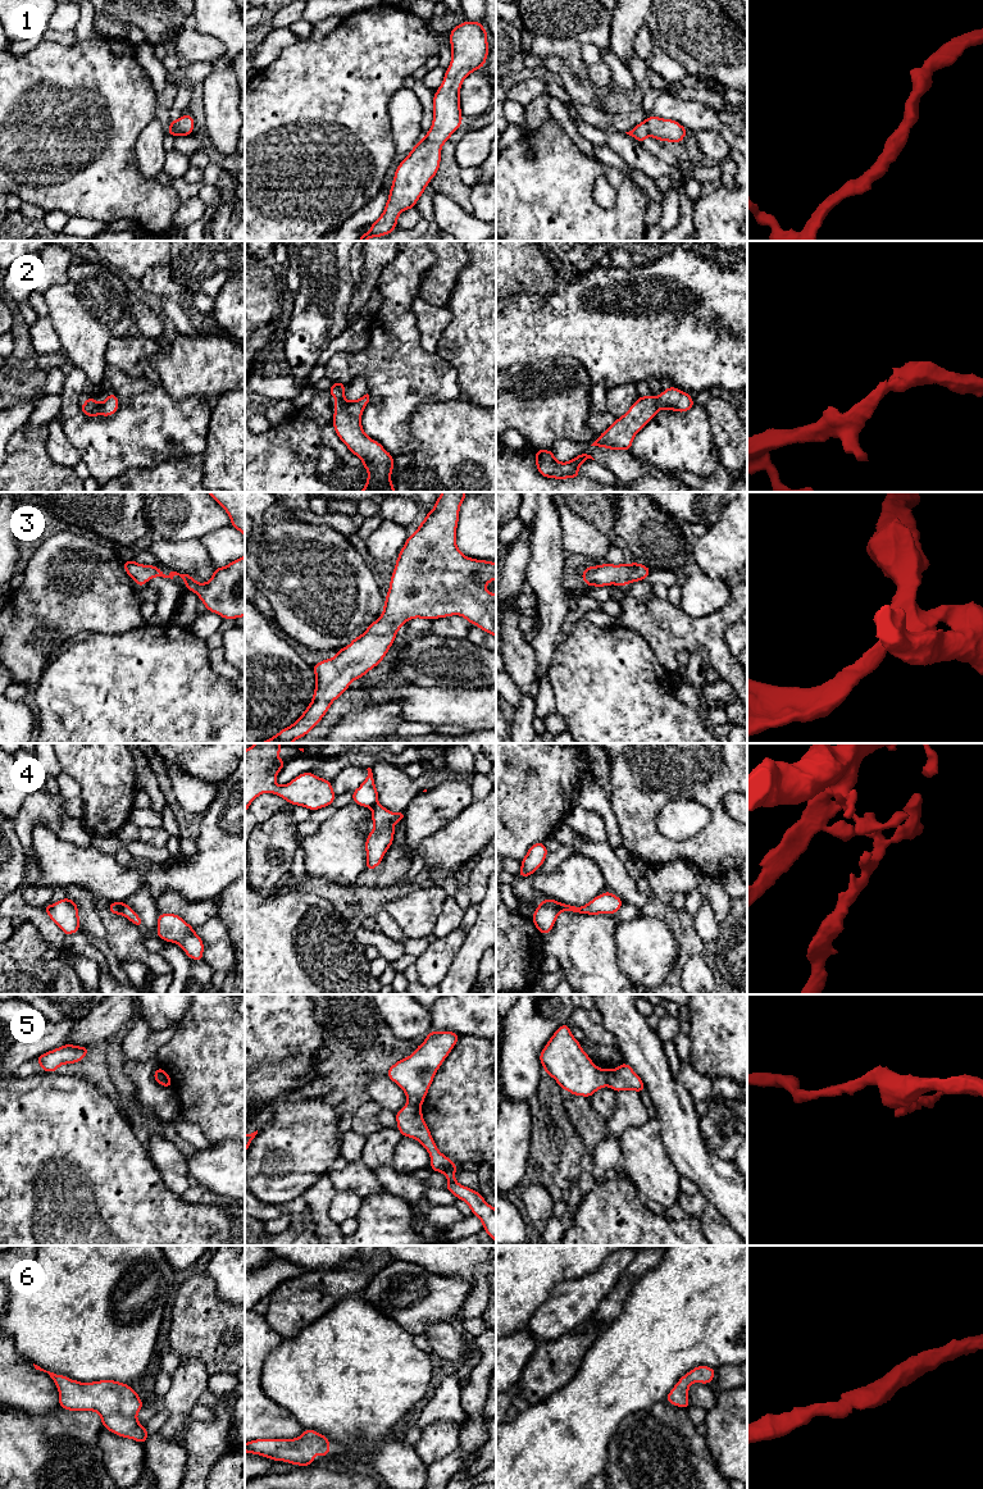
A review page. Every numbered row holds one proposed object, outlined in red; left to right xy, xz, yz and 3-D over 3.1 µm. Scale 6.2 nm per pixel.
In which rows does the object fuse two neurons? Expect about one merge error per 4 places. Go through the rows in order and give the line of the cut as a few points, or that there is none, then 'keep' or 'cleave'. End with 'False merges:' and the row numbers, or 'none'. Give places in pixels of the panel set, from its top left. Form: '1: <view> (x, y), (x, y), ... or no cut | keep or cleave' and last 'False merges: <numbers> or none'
1: no cut | keep
2: no cut | keep
3: no cut | keep
4: xy (122, 902), (122, 911), (124, 914) | cleave
5: yz (605, 1069), (608, 1084) | cleave
6: no cut | keep
False merges: 4, 5

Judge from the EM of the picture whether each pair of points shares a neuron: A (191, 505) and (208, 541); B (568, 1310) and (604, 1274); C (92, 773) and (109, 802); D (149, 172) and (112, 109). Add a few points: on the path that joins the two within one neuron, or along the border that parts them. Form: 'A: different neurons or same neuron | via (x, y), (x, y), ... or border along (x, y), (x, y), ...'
A: different neurons | border along (230, 523), (199, 538)
B: same neuron | via (576, 1301), (595, 1283)
C: same neuron | via (100, 781), (108, 788), (108, 795)
D: different neurons | border along (150, 122), (135, 146), (142, 176)

